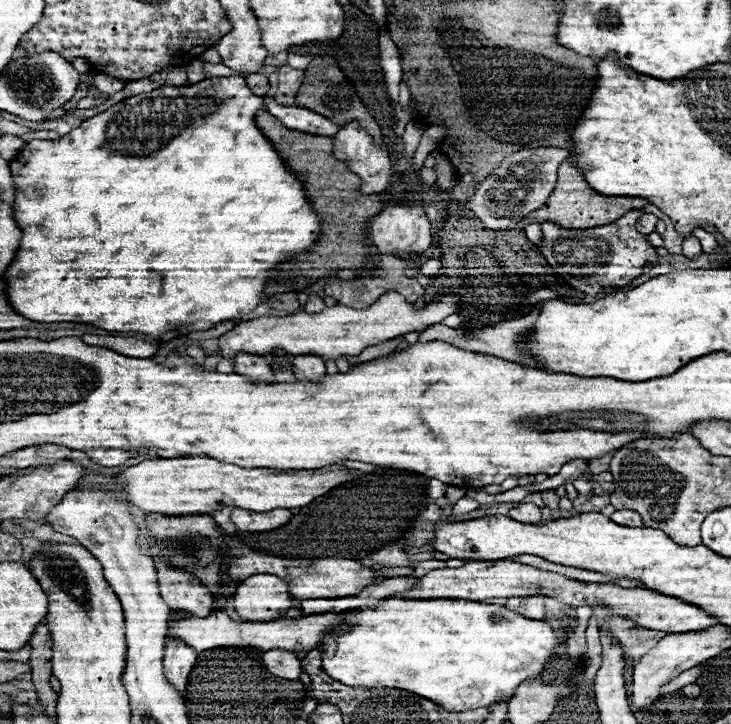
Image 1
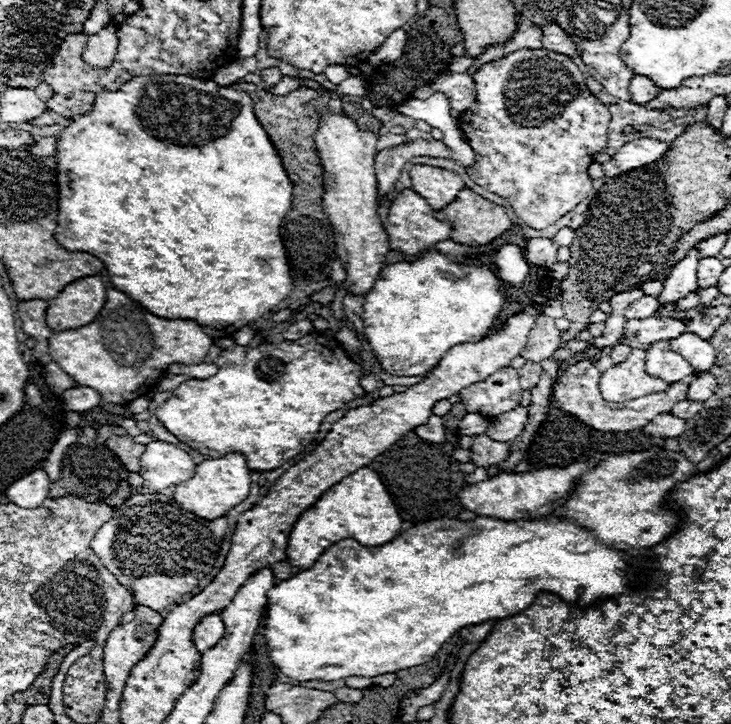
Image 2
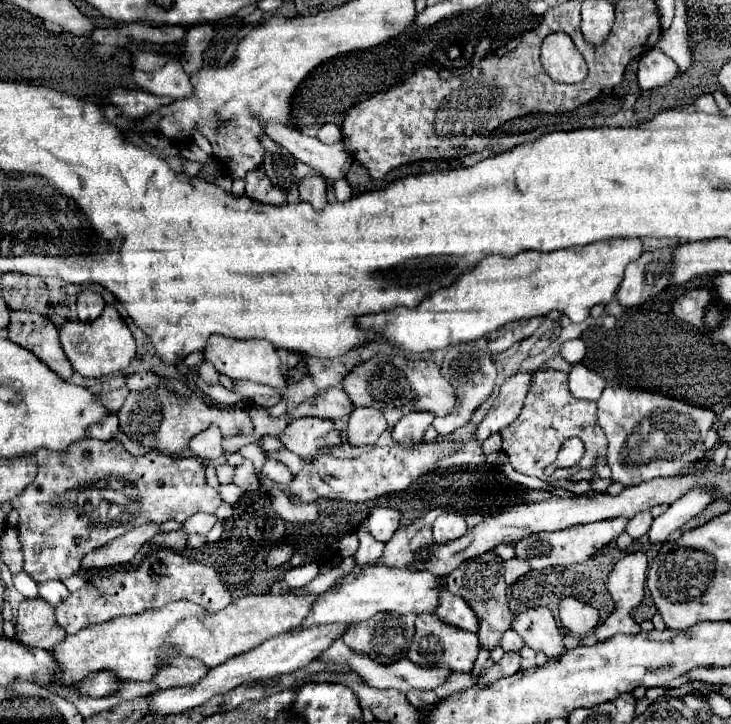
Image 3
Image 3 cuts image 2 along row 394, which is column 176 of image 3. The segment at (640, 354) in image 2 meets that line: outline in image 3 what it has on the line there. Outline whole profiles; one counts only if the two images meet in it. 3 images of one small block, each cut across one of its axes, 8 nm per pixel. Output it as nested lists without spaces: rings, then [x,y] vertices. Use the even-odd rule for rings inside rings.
[[[262,594],[244,596],[230,602],[224,610],[216,614],[204,612],[202,606],[188,600],[170,602],[158,610],[148,610],[136,616],[120,616],[104,624],[88,626],[76,634],[70,634],[52,648],[52,656],[62,672],[62,686],[78,686],[86,676],[94,672],[108,670],[120,680],[152,680],[160,668],[160,652],[168,646],[184,650],[188,656],[200,658],[208,668],[224,664],[228,658],[248,652],[268,638],[282,632],[298,628],[308,616],[316,596],[296,596],[296,594]]]

